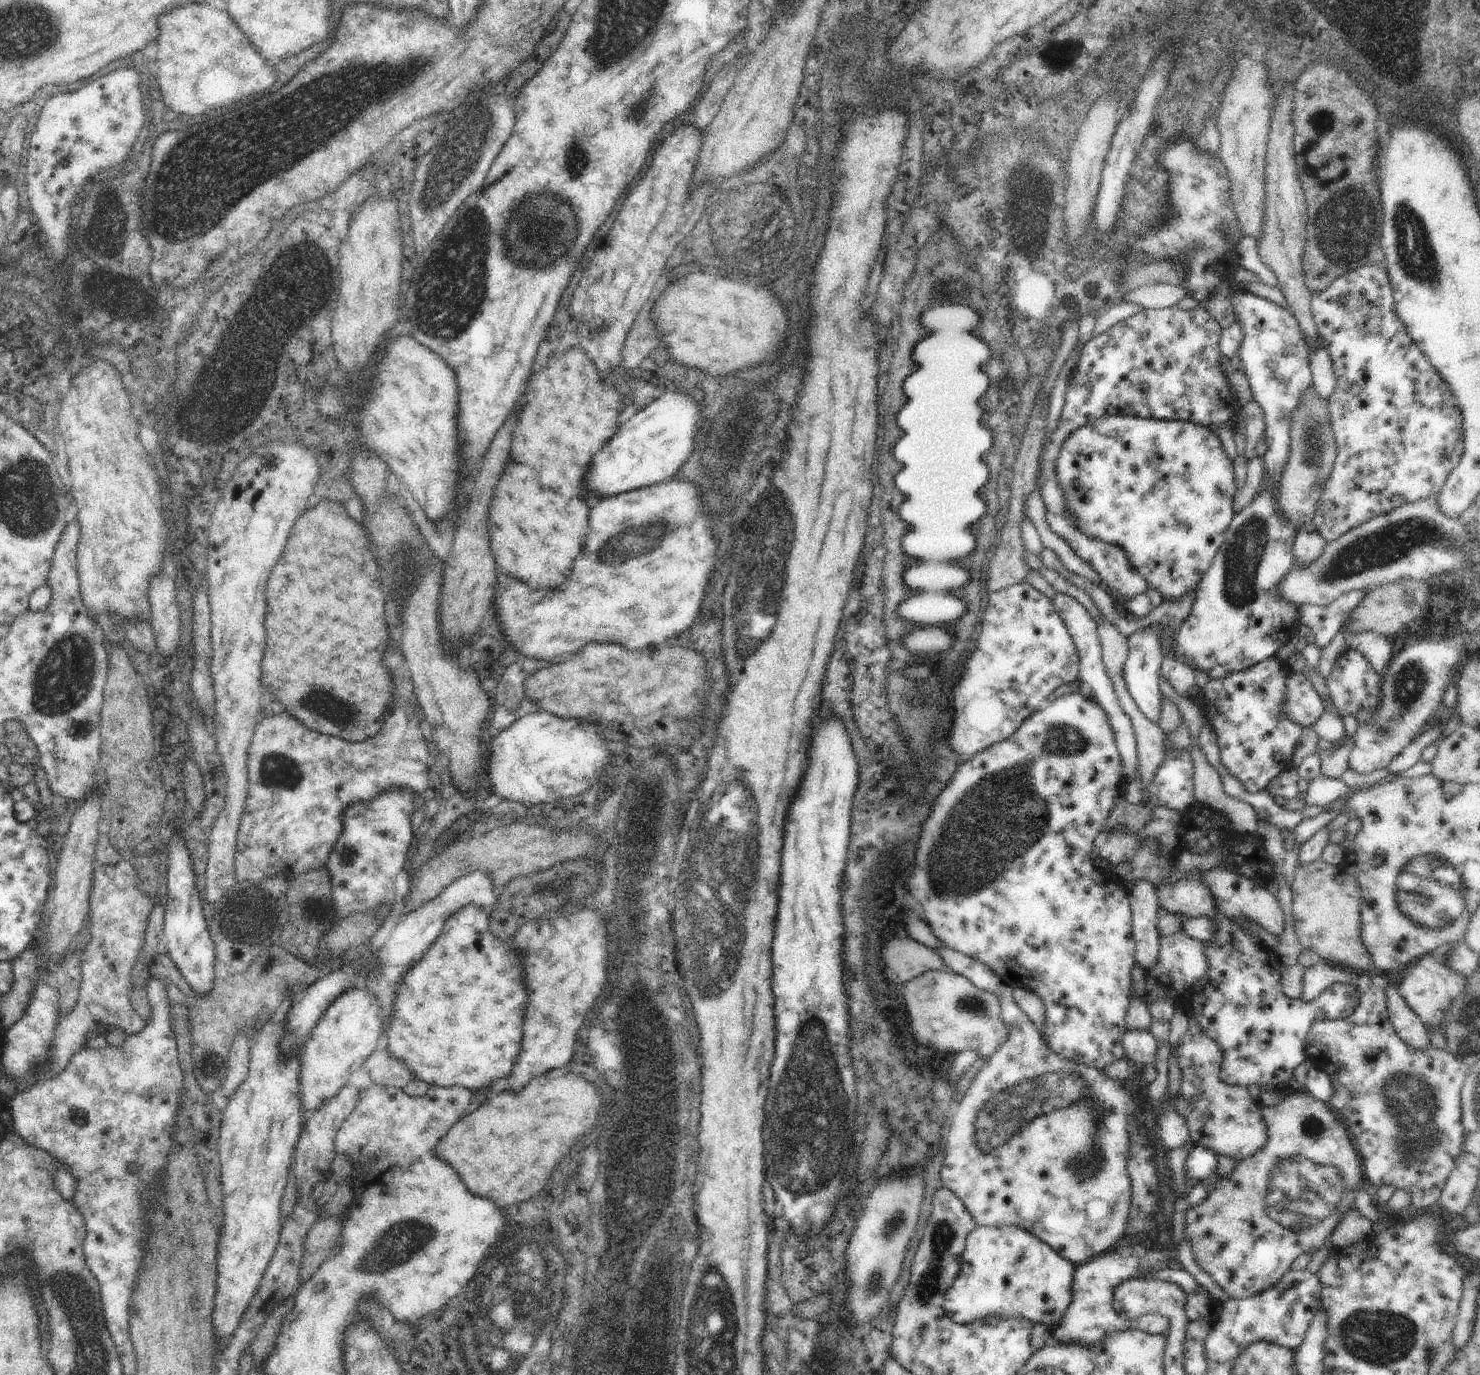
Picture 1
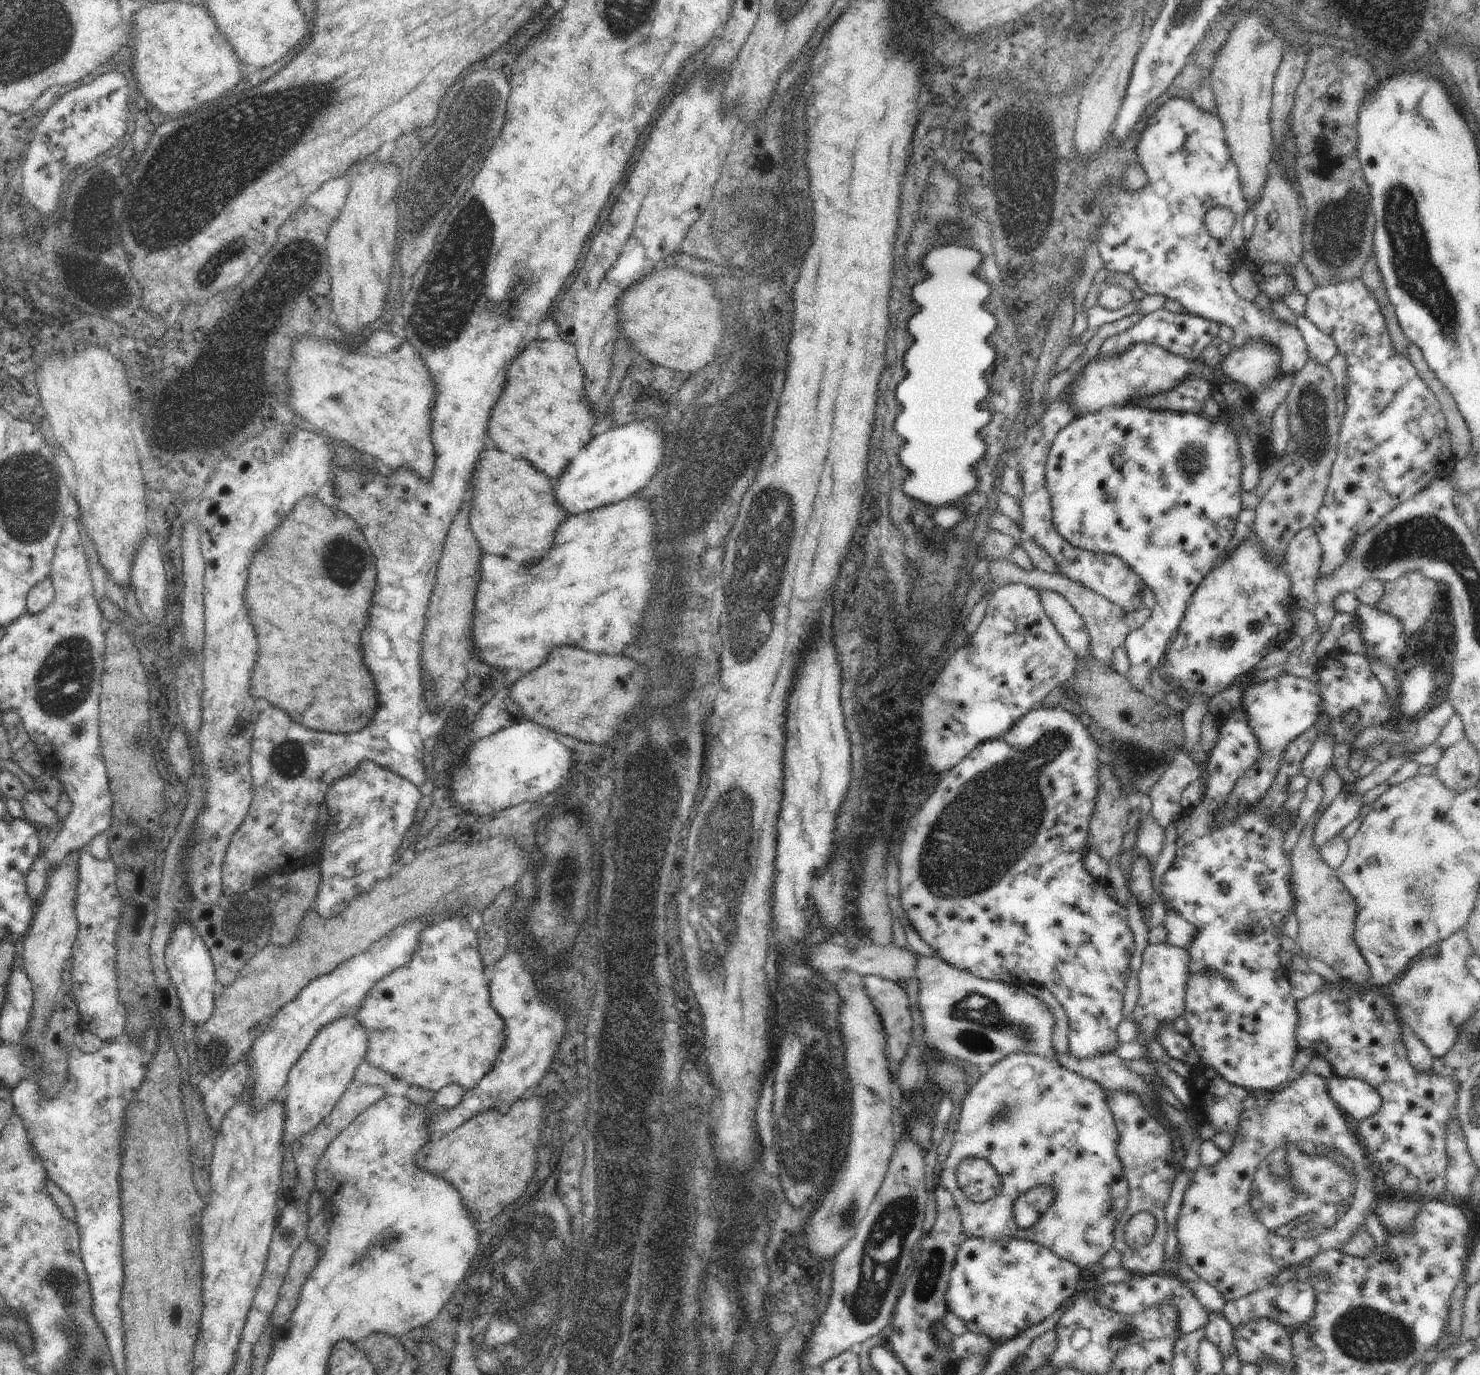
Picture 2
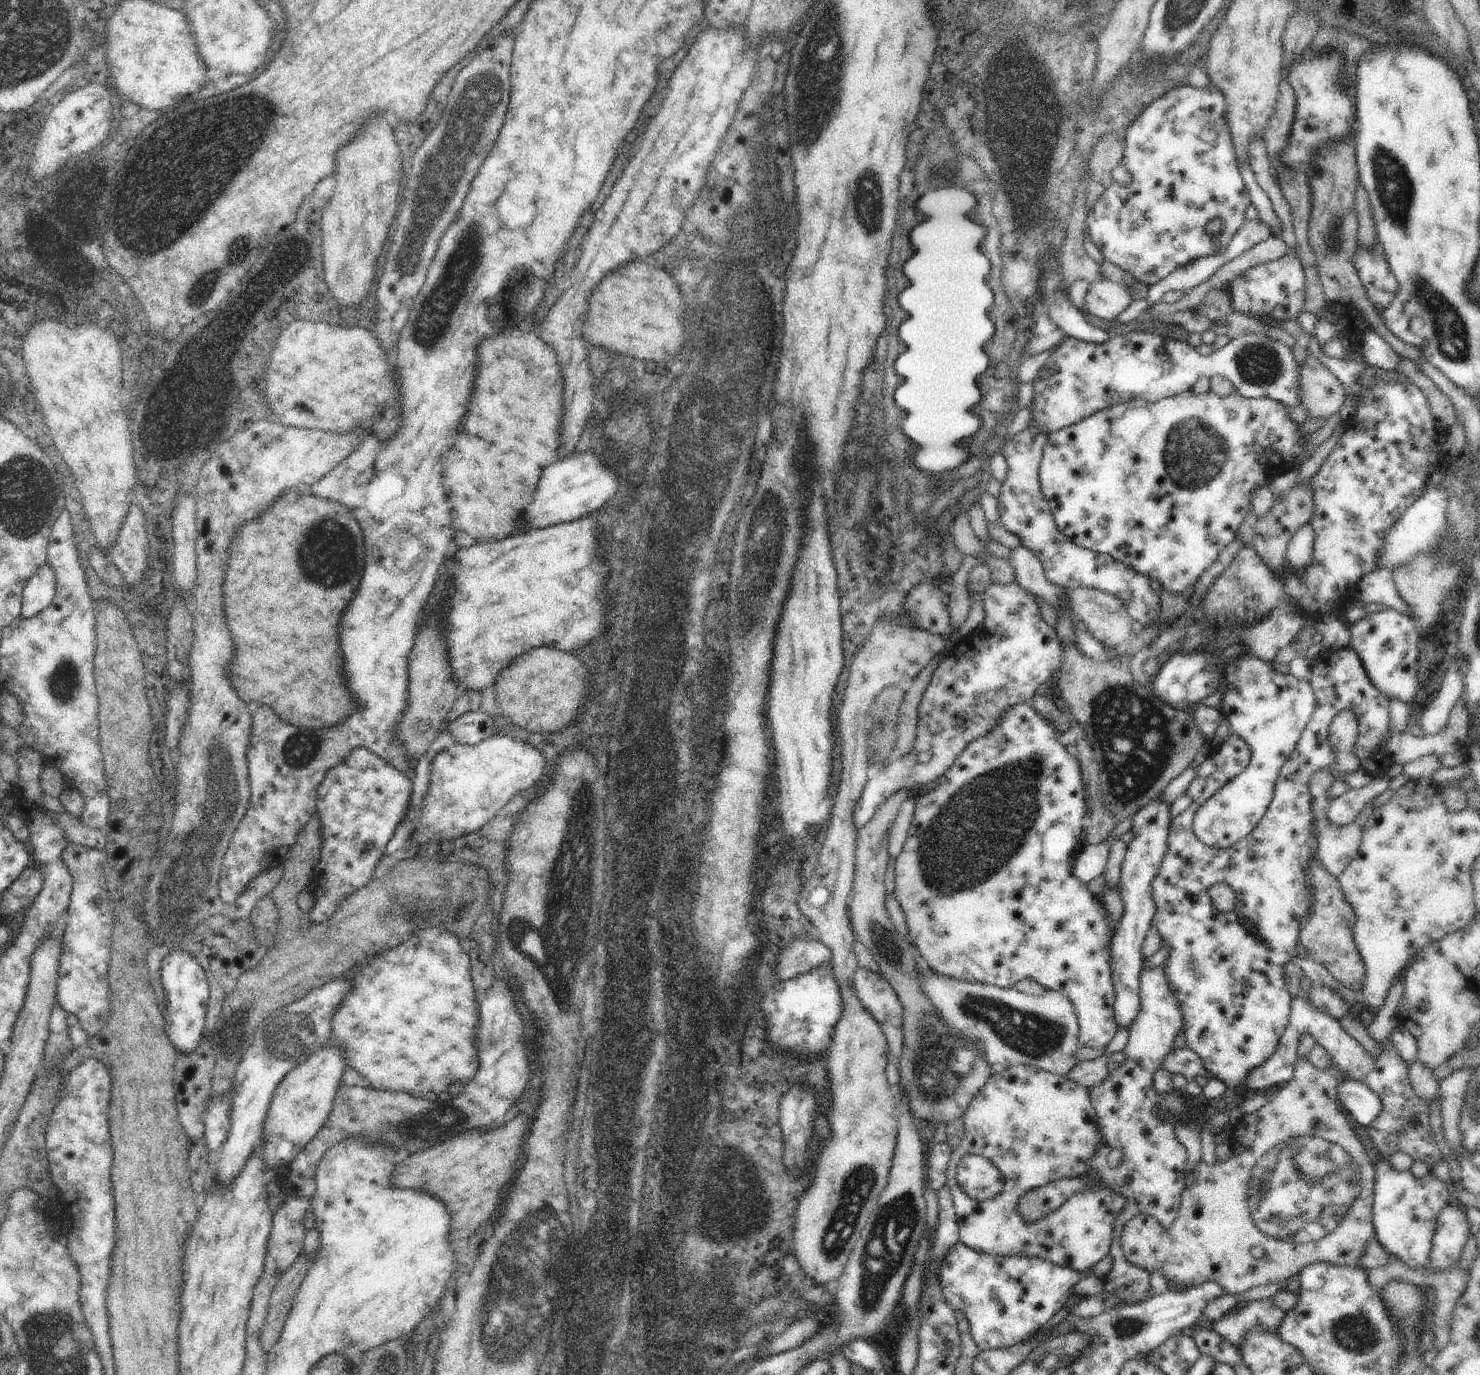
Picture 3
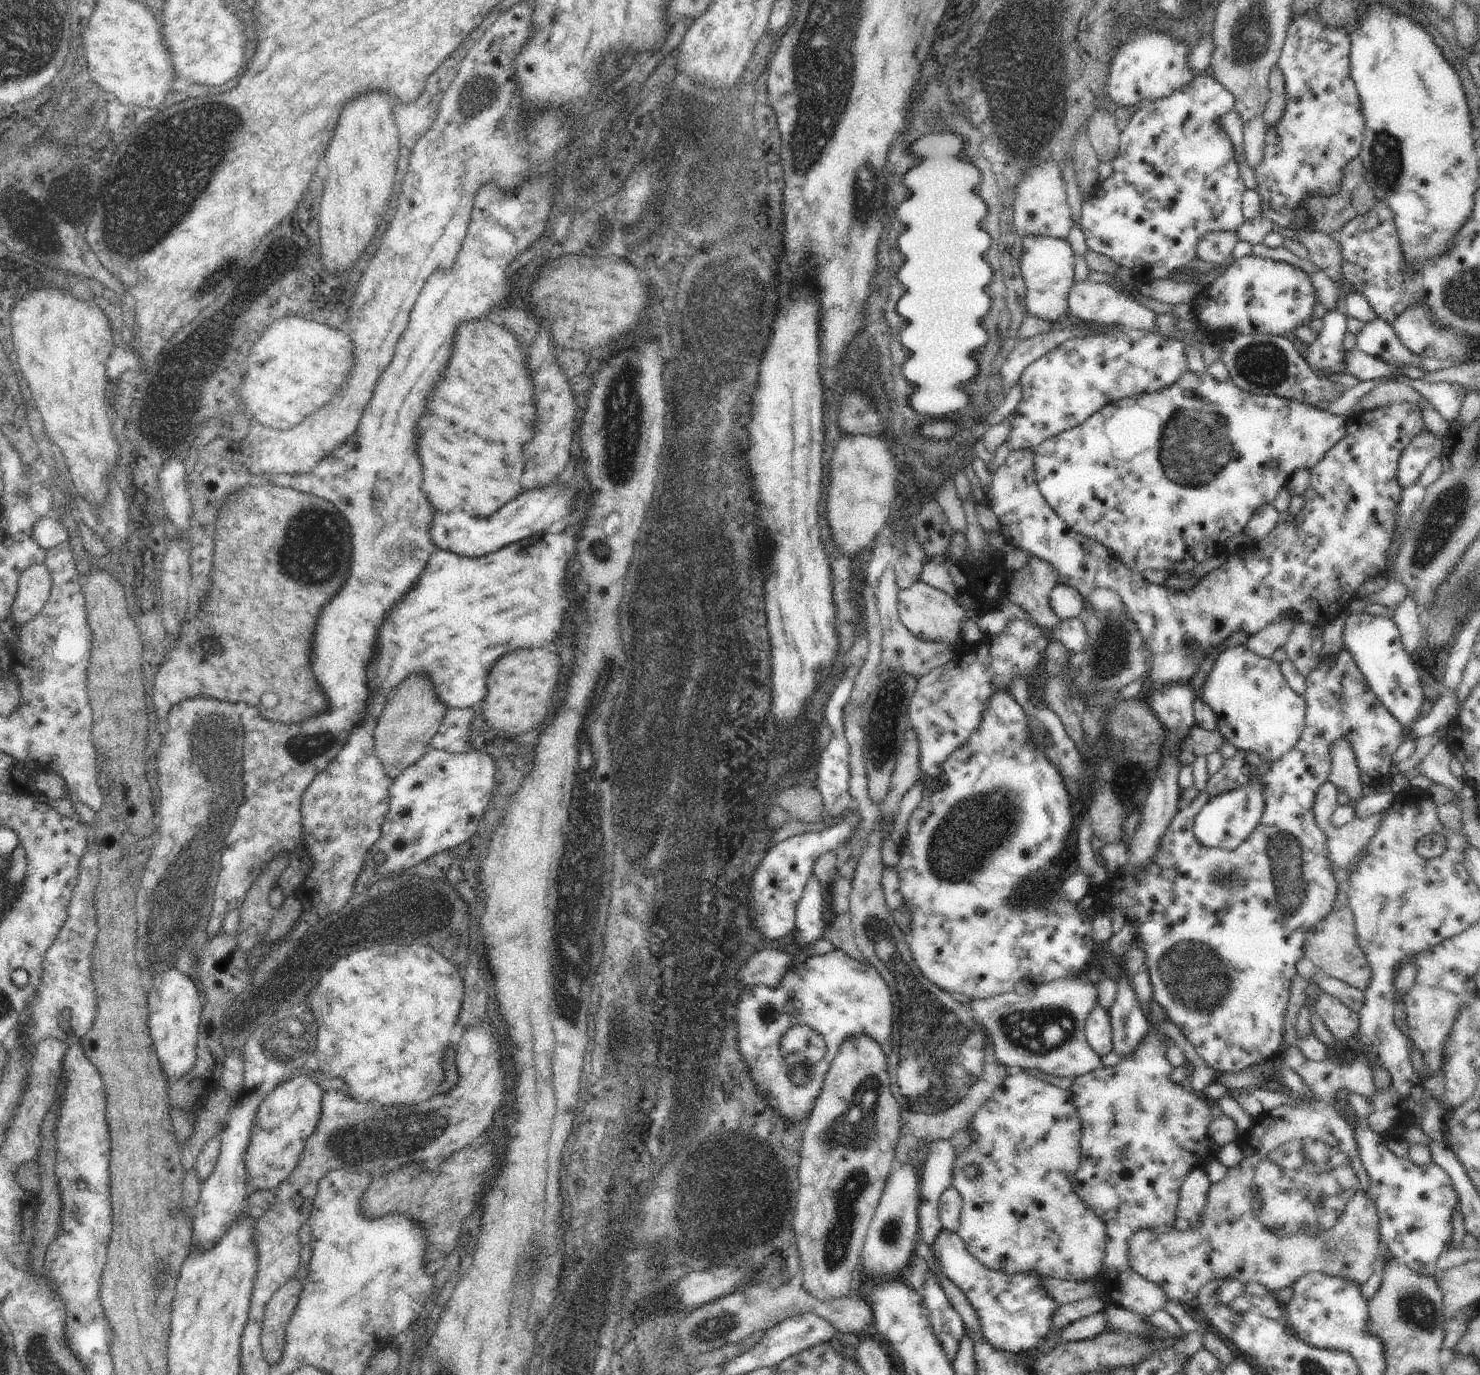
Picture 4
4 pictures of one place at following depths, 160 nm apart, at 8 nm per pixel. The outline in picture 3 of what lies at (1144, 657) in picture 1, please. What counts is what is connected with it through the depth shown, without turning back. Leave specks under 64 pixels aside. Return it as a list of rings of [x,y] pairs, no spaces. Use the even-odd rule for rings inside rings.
[[[1188,390],[1178,396],[1167,397],[1154,403],[1133,399],[1096,412],[1077,424],[1062,428],[1050,435],[1044,446],[1039,466],[1040,489],[1049,502],[1056,527],[1073,544],[1099,554],[1112,556],[1114,560],[1133,567],[1151,581],[1157,580],[1164,590],[1172,594],[1190,592],[1198,579],[1217,560],[1220,552],[1236,538],[1244,518],[1253,510],[1252,492],[1260,486],[1269,486],[1284,471],[1297,468],[1296,458],[1305,452],[1306,440],[1300,436],[1300,426],[1294,420],[1290,420],[1290,412],[1292,410],[1288,410],[1286,405],[1279,404],[1272,398],[1246,399],[1237,392],[1220,397],[1211,390],[1200,395]]]

